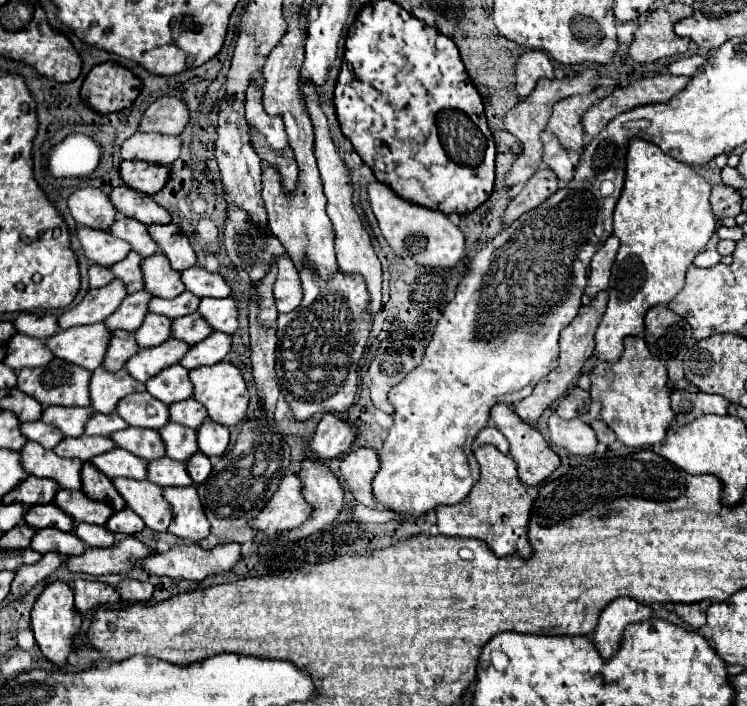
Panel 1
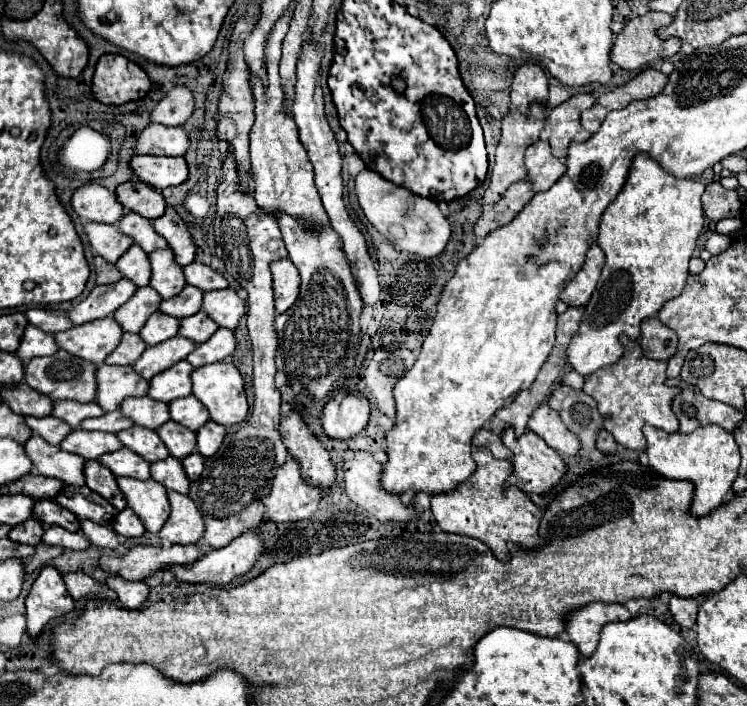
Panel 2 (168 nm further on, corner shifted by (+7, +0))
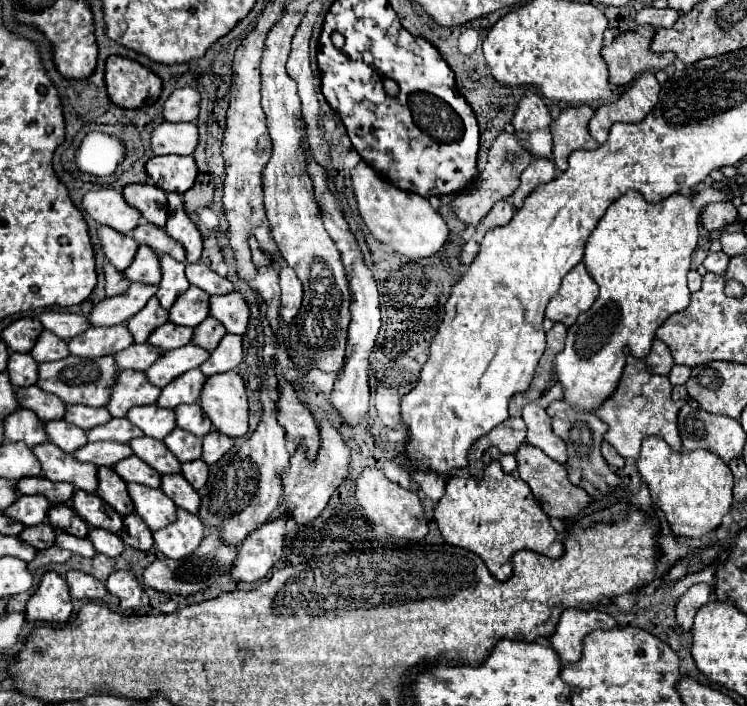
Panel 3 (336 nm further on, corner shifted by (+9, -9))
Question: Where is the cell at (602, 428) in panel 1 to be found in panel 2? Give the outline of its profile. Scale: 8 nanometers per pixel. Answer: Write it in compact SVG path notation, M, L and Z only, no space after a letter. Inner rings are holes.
M601 430L597 434L597 450L601 452L613 452L617 448L617 442L613 440L613 436L607 430Z

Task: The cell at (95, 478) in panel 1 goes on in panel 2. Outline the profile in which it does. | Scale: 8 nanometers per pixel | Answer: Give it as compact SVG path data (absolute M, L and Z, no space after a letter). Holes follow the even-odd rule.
M87 460L85 462L85 480L87 480L87 486L93 492L101 494L117 510L123 510L127 506L125 496L121 496L121 490L117 488L115 476L105 466L101 466L97 460Z

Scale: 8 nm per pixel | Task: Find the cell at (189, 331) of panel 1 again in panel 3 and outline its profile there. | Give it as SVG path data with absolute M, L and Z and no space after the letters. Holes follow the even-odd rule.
M207 317L203 323L199 323L195 327L195 341L193 343L211 353L221 343L221 339L225 335L227 335L227 329L215 317Z

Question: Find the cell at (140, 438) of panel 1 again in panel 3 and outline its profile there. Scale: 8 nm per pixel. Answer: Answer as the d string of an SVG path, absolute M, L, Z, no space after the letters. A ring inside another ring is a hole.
M141 437L141 439L133 439L129 445L139 459L143 459L147 465L151 465L161 475L181 473L179 459L165 447L163 441L157 441L153 437Z

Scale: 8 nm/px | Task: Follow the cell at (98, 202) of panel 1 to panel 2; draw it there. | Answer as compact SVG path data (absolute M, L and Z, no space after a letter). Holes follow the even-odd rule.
M85 184L77 188L71 198L71 208L81 220L99 224L115 224L125 210L113 192L99 184Z

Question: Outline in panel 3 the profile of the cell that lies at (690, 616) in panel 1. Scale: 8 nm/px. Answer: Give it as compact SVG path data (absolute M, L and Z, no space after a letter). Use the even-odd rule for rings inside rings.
M695 583L689 587L689 591L677 601L677 621L683 629L691 629L693 627L693 617L695 613L709 603L709 595L711 595L711 587L707 583Z

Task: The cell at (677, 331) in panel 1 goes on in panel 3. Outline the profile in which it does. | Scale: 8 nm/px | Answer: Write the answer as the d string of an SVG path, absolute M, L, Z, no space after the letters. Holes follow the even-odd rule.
M655 339L651 353L645 357L645 365L647 365L649 373L669 375L669 371L673 369L675 363L673 363L673 357L671 357L667 345L663 345L659 339Z

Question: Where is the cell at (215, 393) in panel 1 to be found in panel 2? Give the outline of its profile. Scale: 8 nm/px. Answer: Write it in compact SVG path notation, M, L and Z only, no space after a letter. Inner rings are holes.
M215 362L215 364L195 368L191 374L191 380L193 380L193 396L199 402L203 402L203 406L209 410L209 416L213 422L217 422L221 426L233 426L233 424L239 424L241 420L245 420L247 410L249 410L247 396L245 396L245 388L243 388L243 378L233 364Z

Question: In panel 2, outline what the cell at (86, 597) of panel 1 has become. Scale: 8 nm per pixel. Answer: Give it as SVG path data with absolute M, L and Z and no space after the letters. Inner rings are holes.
M73 572L73 574L65 574L63 580L65 580L67 592L71 594L73 600L81 600L81 598L87 596L87 594L103 594L103 596L107 596L107 598L109 598L109 596L113 598L113 594L109 592L109 588L107 588L105 584L93 580L93 578L87 576L87 574Z

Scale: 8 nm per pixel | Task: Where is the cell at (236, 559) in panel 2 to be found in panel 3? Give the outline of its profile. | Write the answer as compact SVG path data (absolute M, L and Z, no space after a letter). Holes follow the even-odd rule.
M283 515L275 521L263 523L239 545L239 557L231 569L231 577L235 581L261 581L267 571L283 557L287 519L289 515Z

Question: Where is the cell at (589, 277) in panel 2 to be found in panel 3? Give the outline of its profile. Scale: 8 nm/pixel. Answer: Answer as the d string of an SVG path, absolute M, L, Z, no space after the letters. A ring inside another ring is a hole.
M579 263L563 277L559 291L555 293L555 297L551 297L547 305L545 317L553 323L563 323L569 327L583 311L587 311L593 305L597 295L599 287L587 273L585 265Z

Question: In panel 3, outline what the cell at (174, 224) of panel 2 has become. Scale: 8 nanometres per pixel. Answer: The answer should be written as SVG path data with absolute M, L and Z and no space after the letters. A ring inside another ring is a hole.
M167 193L169 199L169 219L165 225L165 231L179 241L187 251L187 263L195 263L201 257L203 239L197 229L197 225L187 217L185 203L181 193Z

